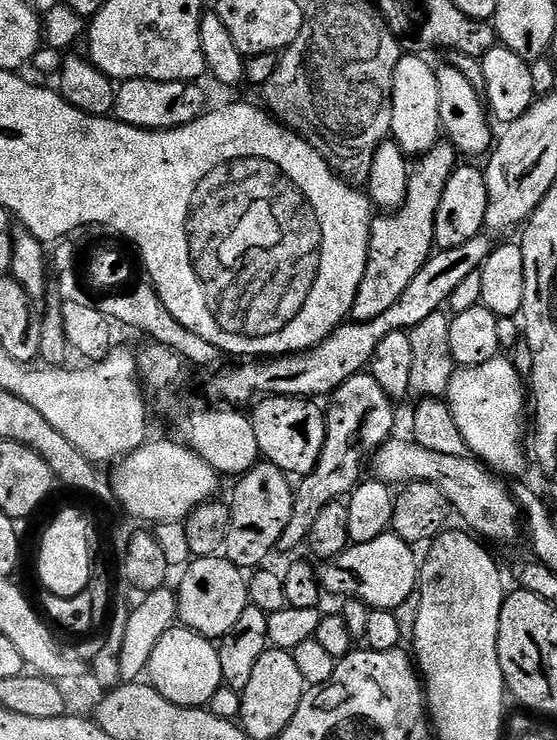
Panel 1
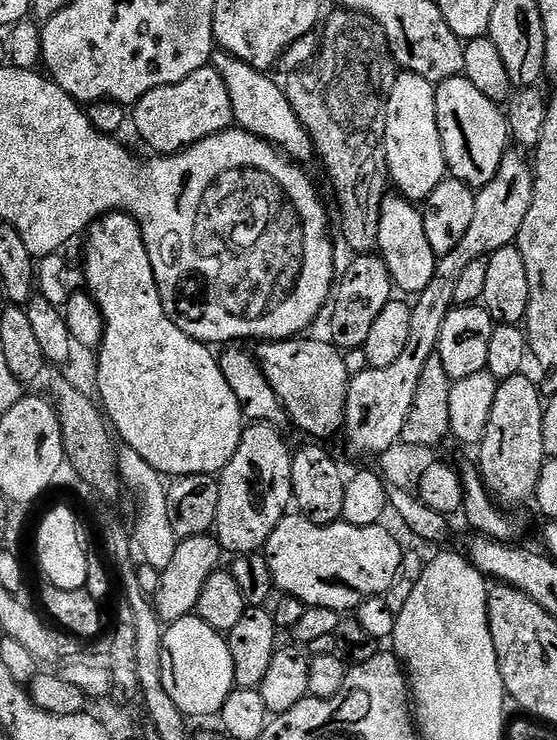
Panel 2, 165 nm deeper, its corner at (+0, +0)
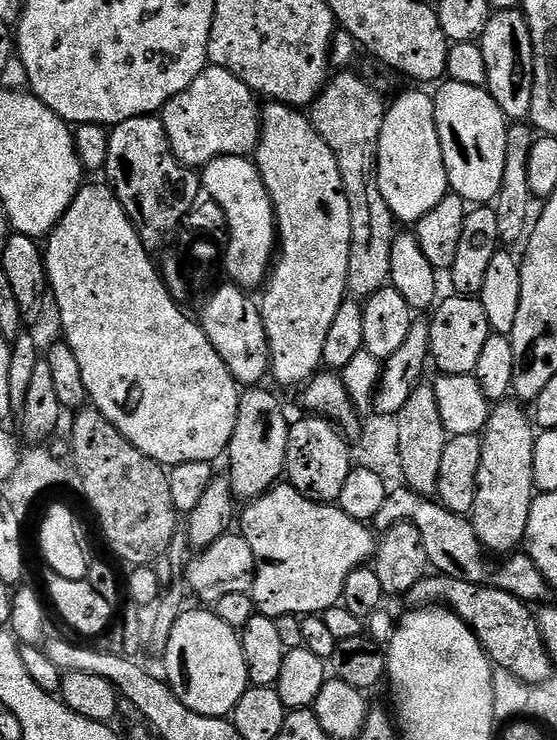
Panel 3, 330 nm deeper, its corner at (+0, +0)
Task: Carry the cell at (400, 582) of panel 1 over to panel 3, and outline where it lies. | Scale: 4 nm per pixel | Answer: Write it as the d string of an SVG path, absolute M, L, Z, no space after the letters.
M287 482L277 484L275 488L272 488L266 494L262 494L258 499L251 501L245 508L248 509L245 512L243 509L238 516L238 532L239 535L246 538L246 542L250 542L250 550L254 550L256 577L254 578L254 586L250 595L252 601L256 604L256 610L259 615L271 616L273 618L277 616L299 616L303 618L313 614L323 614L326 609L337 607L344 599L346 578L350 578L350 574L354 574L354 570L365 567L376 555L378 540L374 535L373 529L365 521L350 518L350 514L346 514L338 506L319 504L317 500L306 498L297 488L293 488Z

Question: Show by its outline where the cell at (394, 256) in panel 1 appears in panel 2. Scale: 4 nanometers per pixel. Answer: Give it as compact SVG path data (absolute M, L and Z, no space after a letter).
M356 254L351 259L348 269L345 272L343 269L339 273L338 283L330 297L330 312L332 308L332 335L330 335L330 340L341 350L348 350L348 348L363 349L370 329L374 327L374 322L378 319L378 314L382 314L384 307L394 299L394 285L390 278L390 270L381 256L378 254Z

